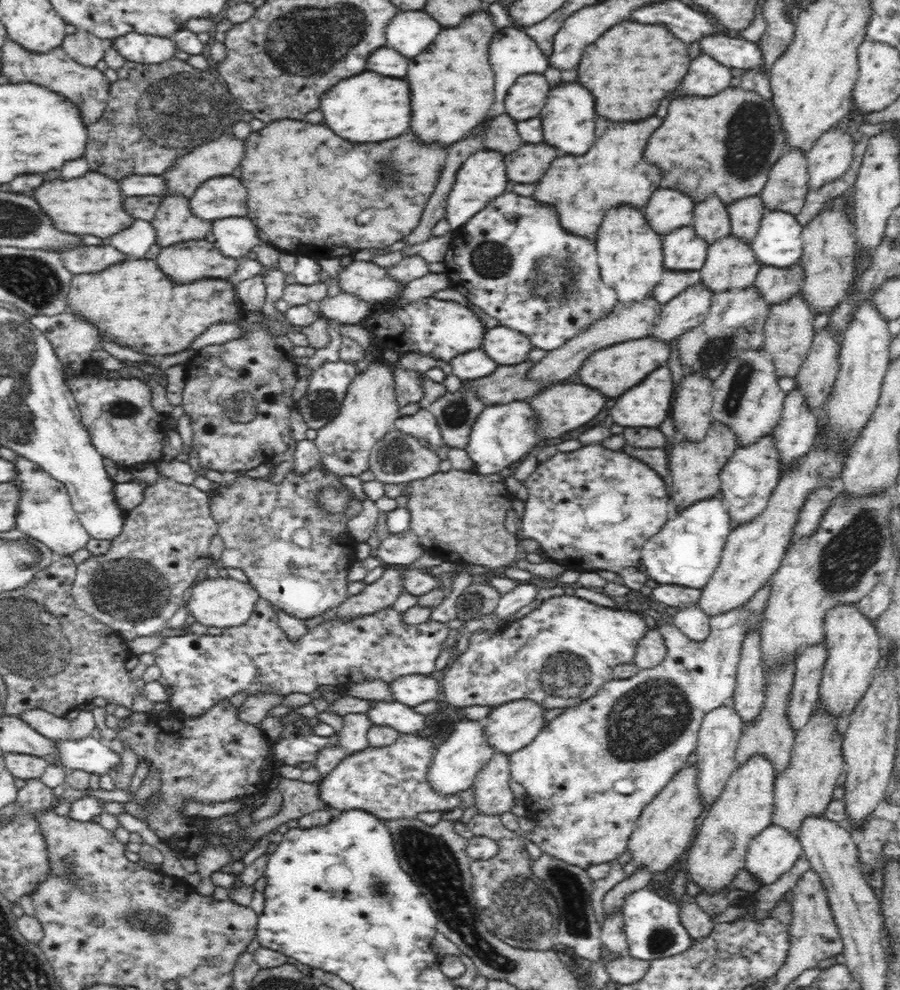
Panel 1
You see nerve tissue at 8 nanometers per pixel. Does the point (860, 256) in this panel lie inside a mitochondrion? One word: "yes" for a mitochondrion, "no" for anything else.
no

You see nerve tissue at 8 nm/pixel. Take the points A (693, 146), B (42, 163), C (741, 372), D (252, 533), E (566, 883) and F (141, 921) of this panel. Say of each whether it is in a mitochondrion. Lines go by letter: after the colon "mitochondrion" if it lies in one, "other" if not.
A: other
B: other
C: mitochondrion
D: mitochondrion
E: mitochondrion
F: mitochondrion

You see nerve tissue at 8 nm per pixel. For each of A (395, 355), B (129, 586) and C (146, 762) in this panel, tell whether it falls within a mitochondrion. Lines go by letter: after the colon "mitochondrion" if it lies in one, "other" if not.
A: other
B: mitochondrion
C: other

